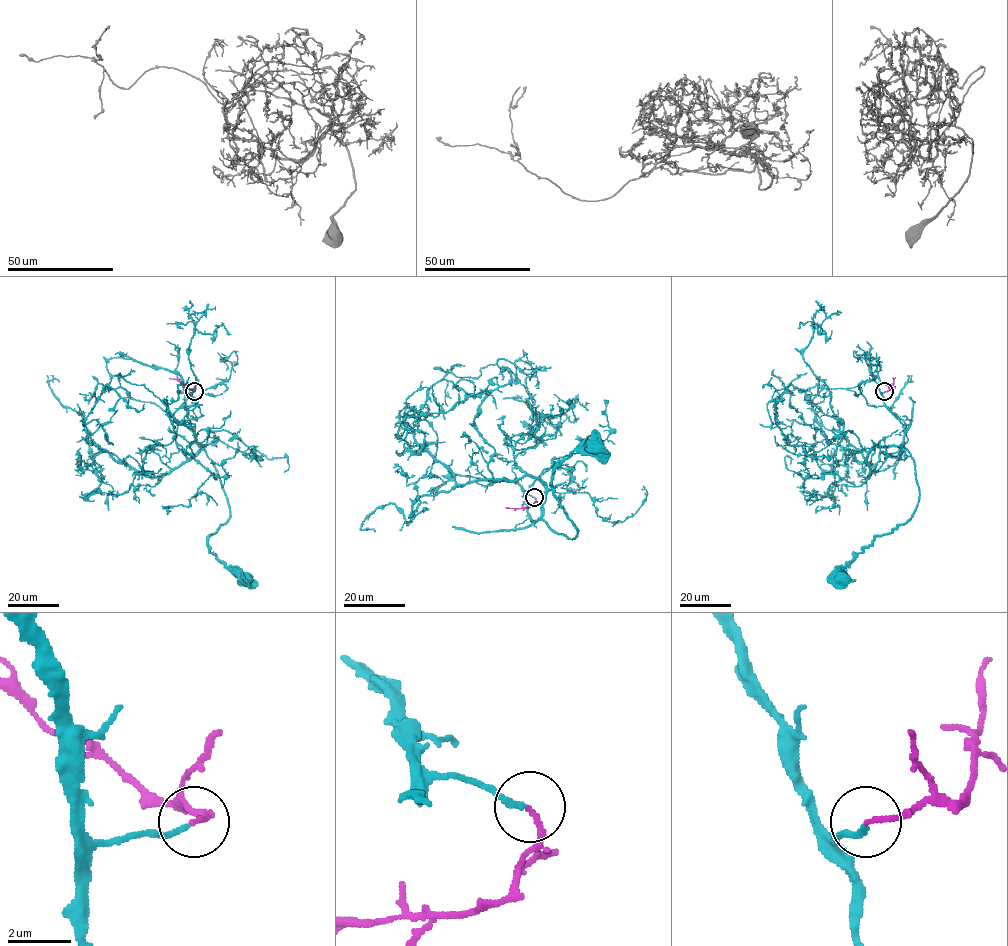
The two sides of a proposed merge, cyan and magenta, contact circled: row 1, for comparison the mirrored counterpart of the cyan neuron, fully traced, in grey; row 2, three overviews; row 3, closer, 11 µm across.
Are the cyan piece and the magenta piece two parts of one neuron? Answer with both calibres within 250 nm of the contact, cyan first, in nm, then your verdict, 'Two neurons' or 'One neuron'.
Thickness 170 nm (cyan) against 150 nm. One neuron

